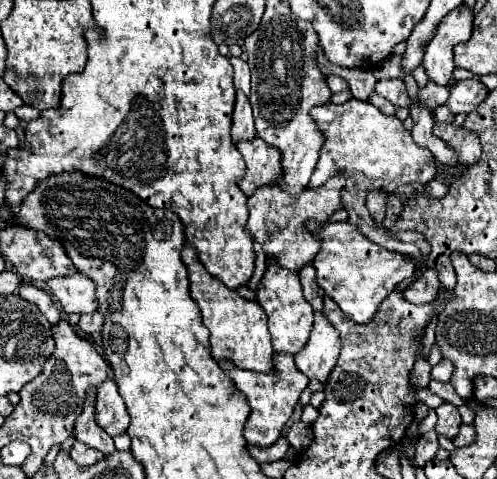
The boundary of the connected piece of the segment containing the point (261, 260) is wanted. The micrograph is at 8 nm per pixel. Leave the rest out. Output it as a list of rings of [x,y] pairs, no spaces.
[[[255,242],[255,252],[257,252],[255,272],[253,272],[251,280],[249,280],[249,290],[251,290],[251,292],[257,290],[257,284],[261,282],[261,278],[263,278],[263,274],[265,274],[265,270],[267,270],[267,258],[265,258],[265,252],[263,252],[263,248],[261,248],[257,242]]]

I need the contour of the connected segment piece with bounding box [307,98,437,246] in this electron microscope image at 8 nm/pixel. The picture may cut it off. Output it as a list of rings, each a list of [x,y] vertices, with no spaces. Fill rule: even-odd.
[[[351,98],[339,106],[323,104],[311,110],[311,118],[315,120],[317,128],[321,128],[325,136],[325,144],[321,148],[319,162],[315,166],[315,172],[307,184],[307,188],[317,188],[329,178],[343,174],[347,178],[347,184],[341,192],[343,210],[347,210],[349,224],[357,224],[357,228],[375,244],[383,246],[387,242],[387,234],[383,228],[373,226],[367,208],[365,208],[365,196],[367,192],[383,192],[387,196],[395,194],[395,190],[403,184],[427,184],[437,176],[437,162],[427,148],[421,148],[413,142],[411,134],[403,128],[403,122],[397,118],[383,116],[375,106],[369,102]]]

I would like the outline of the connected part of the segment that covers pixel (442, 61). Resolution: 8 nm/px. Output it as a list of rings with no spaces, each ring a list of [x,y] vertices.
[[[461,4],[451,10],[435,30],[433,40],[425,46],[423,68],[431,82],[447,86],[453,78],[453,46],[469,40],[473,30],[473,12]]]

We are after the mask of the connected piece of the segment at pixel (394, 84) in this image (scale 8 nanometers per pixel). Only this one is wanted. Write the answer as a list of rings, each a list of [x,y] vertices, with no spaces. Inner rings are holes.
[[[379,80],[375,86],[375,92],[385,96],[391,104],[395,104],[395,108],[407,108],[409,104],[409,96],[405,92],[405,84],[403,80]]]

